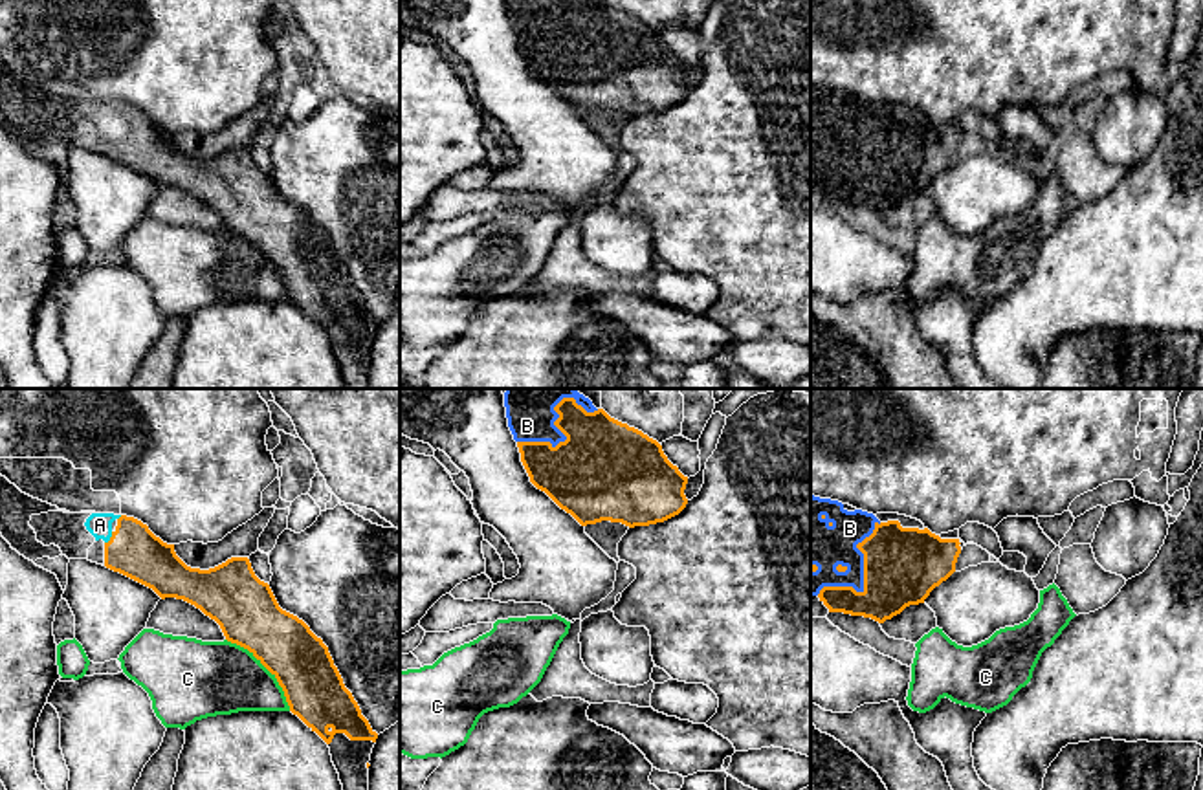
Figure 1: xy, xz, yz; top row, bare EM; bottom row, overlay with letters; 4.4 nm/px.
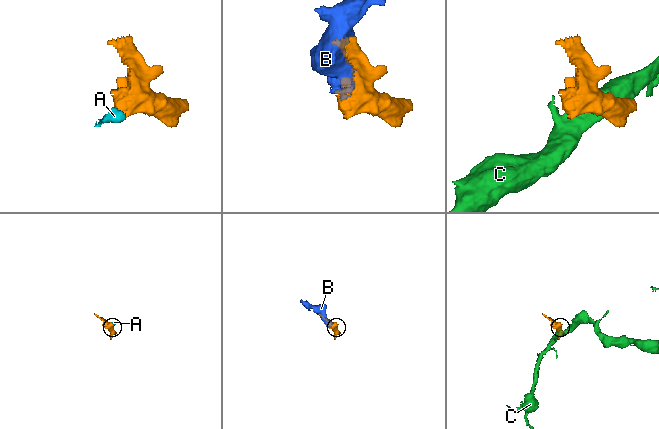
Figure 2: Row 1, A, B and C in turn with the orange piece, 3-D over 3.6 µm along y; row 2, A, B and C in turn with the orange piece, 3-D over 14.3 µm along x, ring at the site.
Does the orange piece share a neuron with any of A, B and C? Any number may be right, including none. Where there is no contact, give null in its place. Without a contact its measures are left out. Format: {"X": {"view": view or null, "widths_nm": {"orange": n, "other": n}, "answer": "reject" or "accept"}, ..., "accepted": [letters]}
{"A": {"view": "xy", "widths_nm": {"orange": 220, "other": 110}, "answer": "accept"}, "B": {"view": "yz", "widths_nm": {"orange": 340, "other": 190}, "answer": "accept"}, "C": {"view": "xy", "widths_nm": {"orange": 280, "other": 320}, "answer": "reject"}, "accepted": ["A", "B"]}

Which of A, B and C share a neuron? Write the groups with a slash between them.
A B / C

